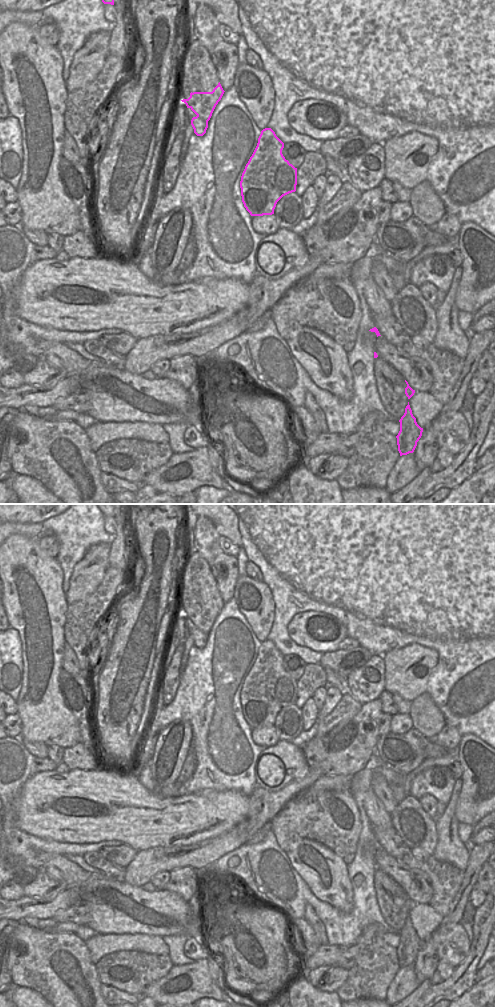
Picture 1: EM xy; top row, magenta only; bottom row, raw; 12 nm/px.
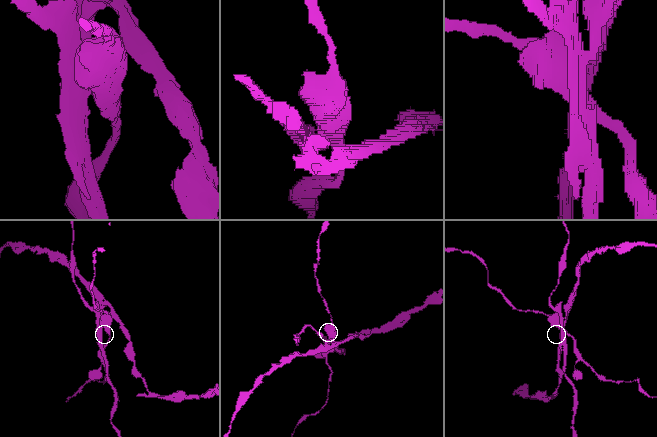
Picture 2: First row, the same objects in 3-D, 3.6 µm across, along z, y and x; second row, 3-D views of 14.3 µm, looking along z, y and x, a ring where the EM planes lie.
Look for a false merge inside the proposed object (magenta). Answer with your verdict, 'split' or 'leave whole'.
split

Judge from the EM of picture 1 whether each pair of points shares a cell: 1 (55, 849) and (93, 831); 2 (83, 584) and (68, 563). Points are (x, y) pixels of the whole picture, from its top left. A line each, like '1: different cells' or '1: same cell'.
1: different cells
2: different cells

